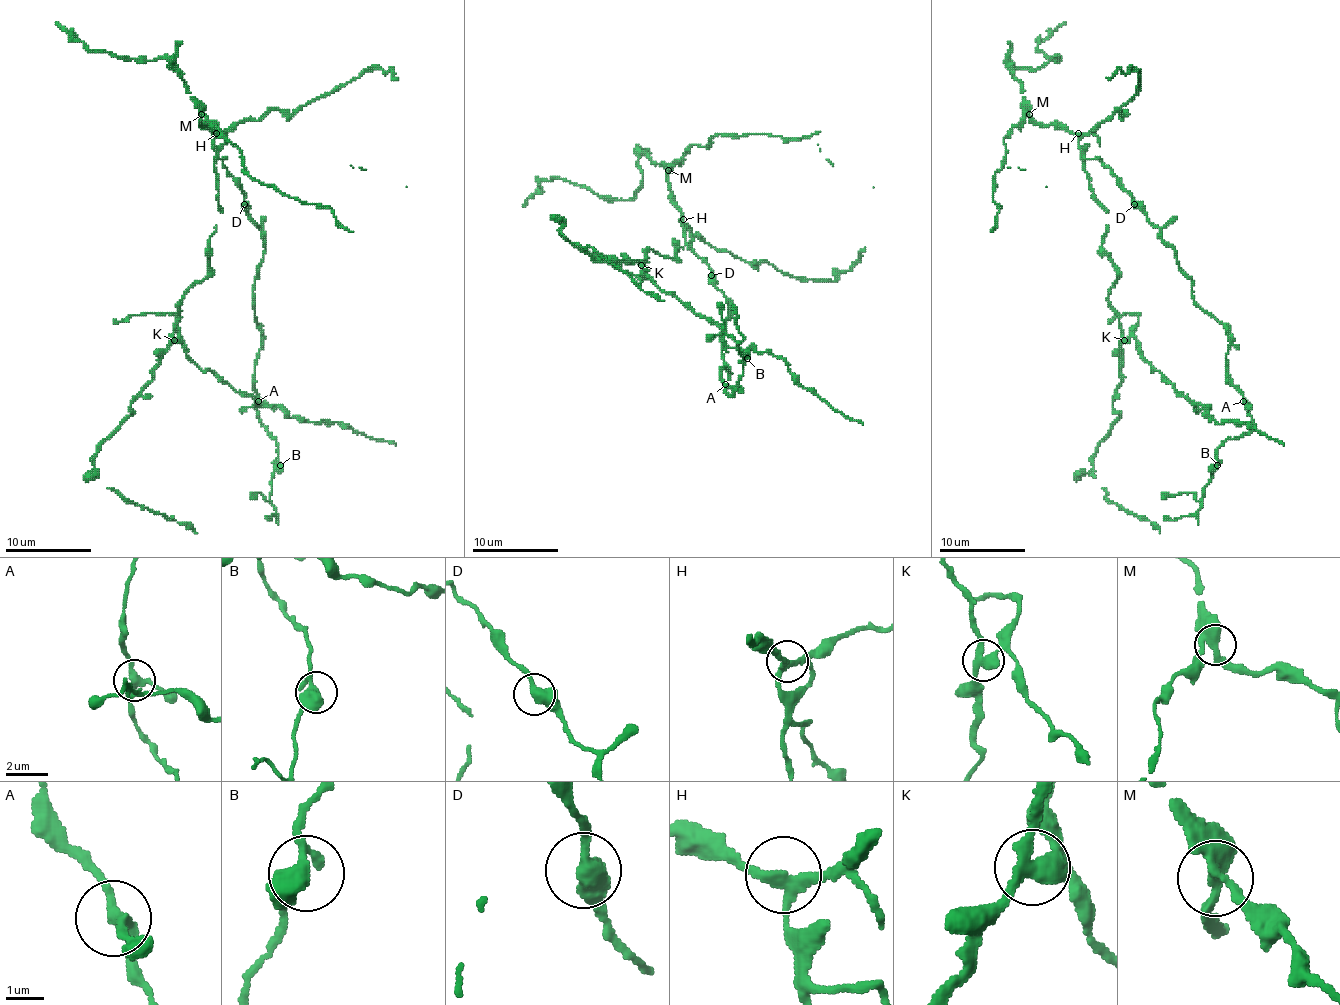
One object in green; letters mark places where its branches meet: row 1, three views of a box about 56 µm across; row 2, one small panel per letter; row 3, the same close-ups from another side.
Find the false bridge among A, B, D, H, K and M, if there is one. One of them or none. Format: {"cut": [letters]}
{"cut": ["K"]}

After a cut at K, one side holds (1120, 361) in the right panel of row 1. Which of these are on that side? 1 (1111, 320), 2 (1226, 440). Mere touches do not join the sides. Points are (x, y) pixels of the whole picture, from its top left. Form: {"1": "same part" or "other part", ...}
{"1": "other part", "2": "same part"}

